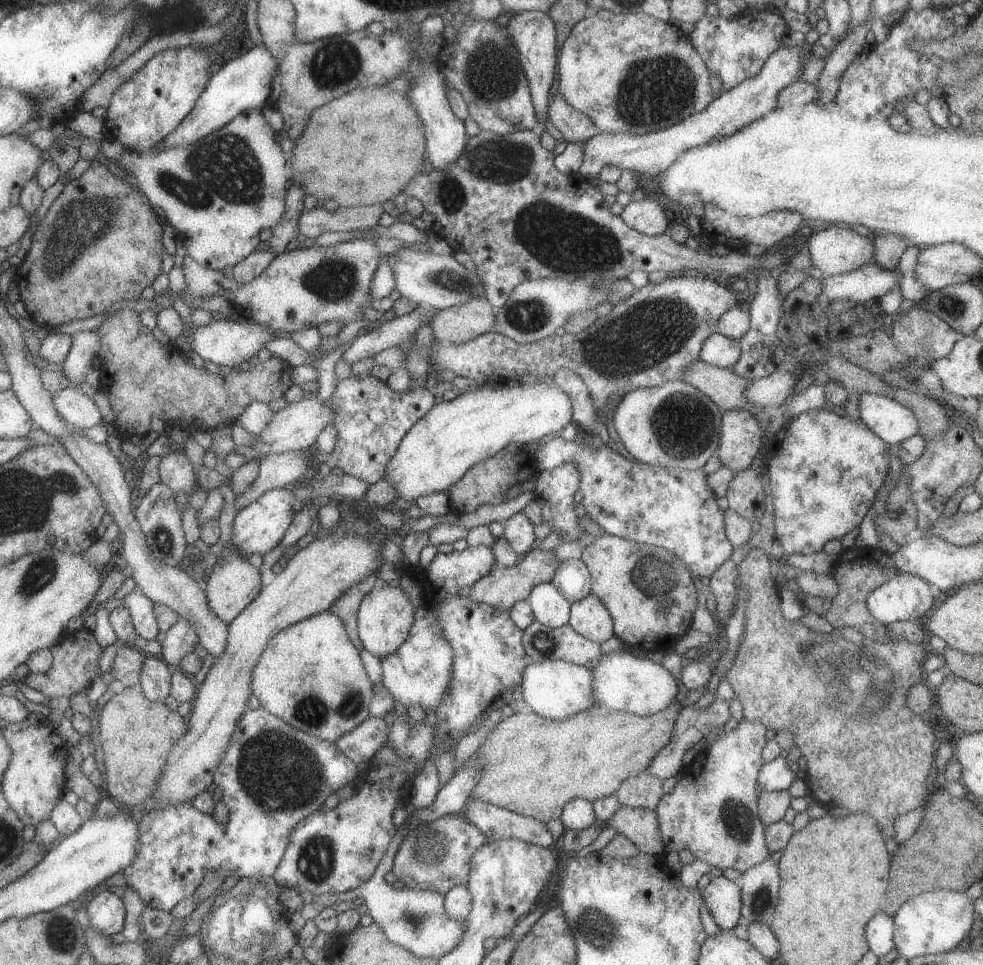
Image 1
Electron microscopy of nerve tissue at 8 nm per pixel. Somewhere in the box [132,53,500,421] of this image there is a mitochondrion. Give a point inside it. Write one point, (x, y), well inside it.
(224, 169)

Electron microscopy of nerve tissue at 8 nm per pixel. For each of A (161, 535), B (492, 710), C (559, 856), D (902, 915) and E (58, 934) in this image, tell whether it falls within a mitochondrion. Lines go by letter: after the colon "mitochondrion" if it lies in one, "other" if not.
A: mitochondrion
B: other
C: other
D: other
E: mitochondrion

